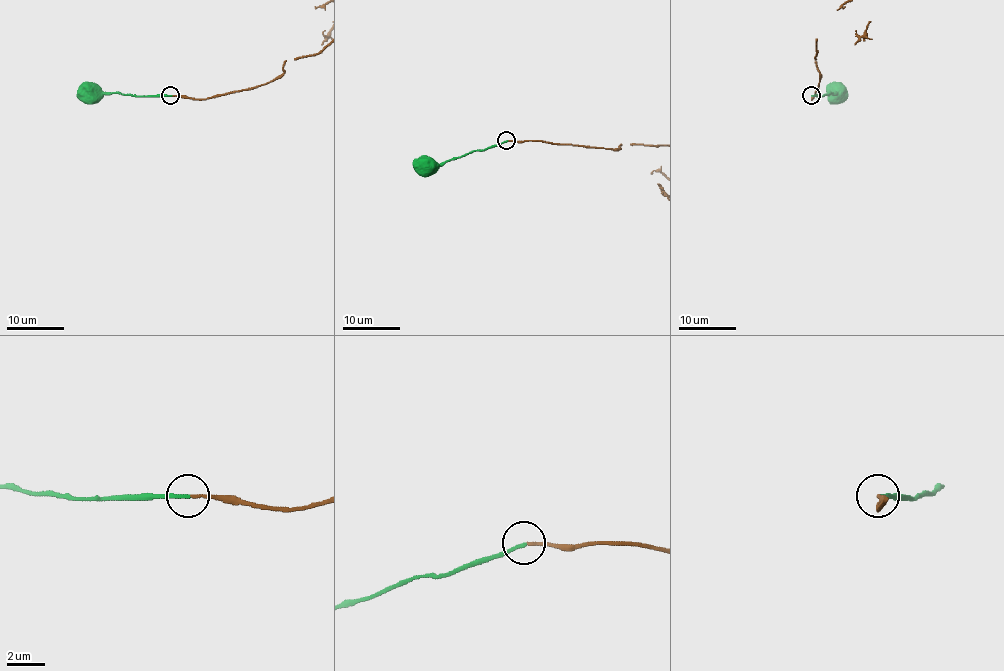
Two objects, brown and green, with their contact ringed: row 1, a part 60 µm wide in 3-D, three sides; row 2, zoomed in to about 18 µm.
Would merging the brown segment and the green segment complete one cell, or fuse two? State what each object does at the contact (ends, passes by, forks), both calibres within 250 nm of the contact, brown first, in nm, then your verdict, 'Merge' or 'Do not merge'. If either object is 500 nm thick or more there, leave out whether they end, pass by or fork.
At the ring brown ends. At the ring green ends. Thickness 140 nm (brown) against 200 nm. Merge

